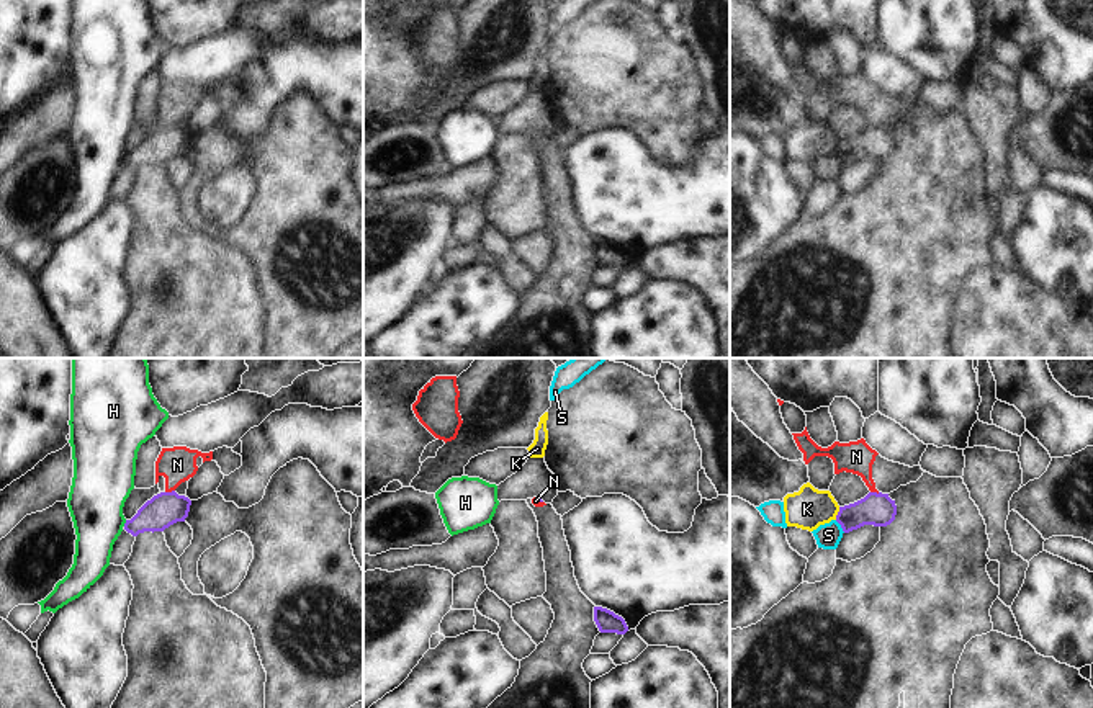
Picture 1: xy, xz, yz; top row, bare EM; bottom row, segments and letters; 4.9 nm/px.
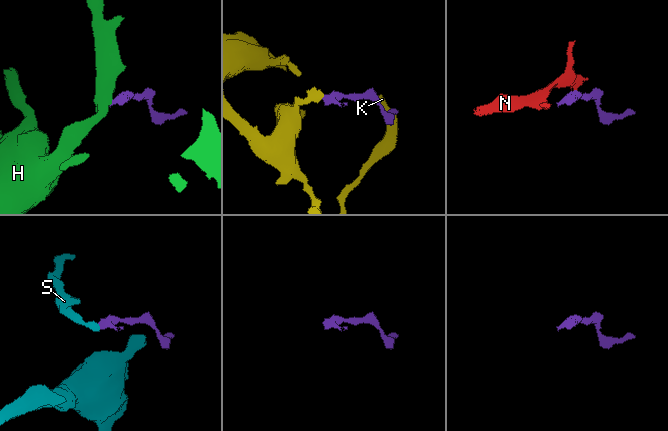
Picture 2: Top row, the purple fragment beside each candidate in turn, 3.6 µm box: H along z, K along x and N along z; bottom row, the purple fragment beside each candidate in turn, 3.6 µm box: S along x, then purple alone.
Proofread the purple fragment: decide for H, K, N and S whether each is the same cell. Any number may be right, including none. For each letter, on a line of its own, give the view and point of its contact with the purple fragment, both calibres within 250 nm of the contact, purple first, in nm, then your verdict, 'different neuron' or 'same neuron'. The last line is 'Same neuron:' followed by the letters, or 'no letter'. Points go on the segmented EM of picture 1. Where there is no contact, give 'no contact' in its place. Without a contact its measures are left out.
H: xy (125, 524) | 160/300 nm | different neuron
K: yz (838, 514) | 160/200 nm | different neuron
N: xy (169, 492) | 160/180 nm | different neuron
S: yz (841, 527) | 160/120 nm | different neuron
Same neuron: no letter

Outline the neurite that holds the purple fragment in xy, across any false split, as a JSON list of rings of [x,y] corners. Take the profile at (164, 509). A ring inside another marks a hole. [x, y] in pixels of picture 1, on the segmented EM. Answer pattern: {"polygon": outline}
{"polygon": [[[175,491],[160,492],[147,500],[131,520],[126,520],[124,530],[133,536],[144,531],[164,531],[177,522],[185,522],[190,505],[191,500]]]}

